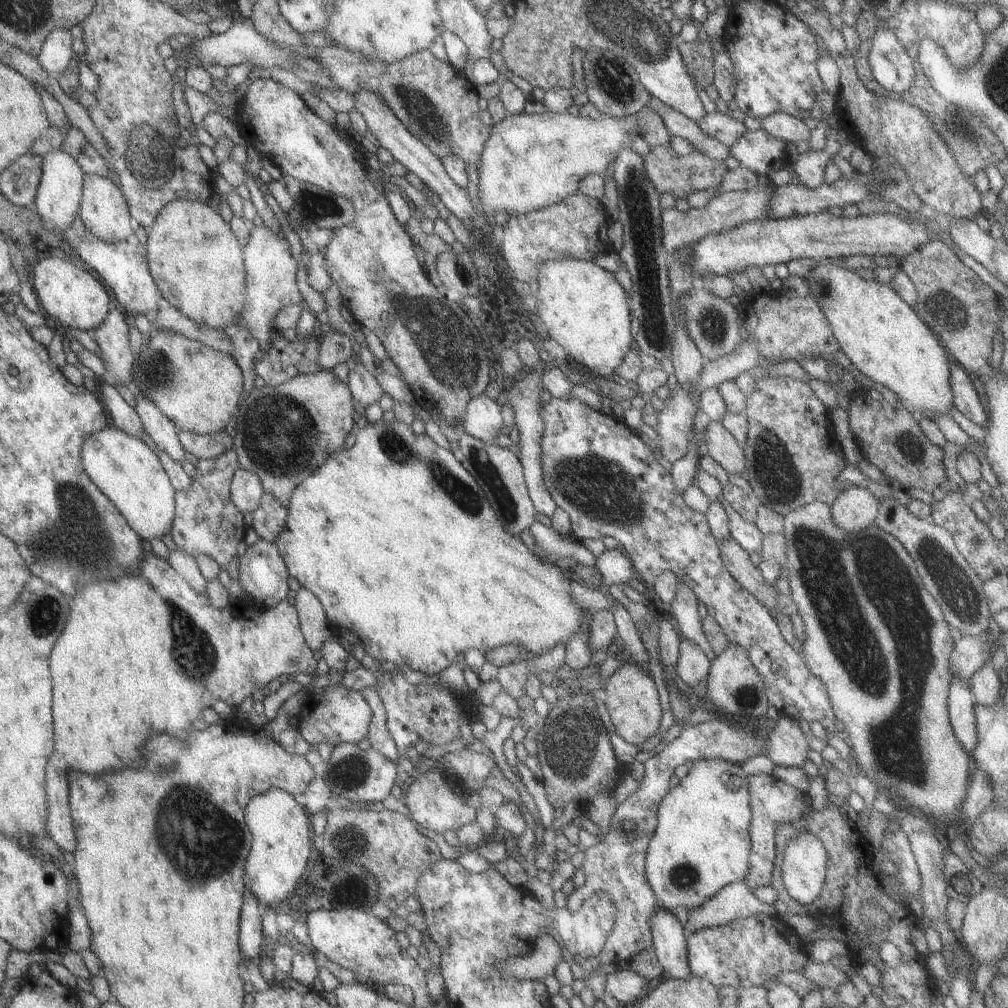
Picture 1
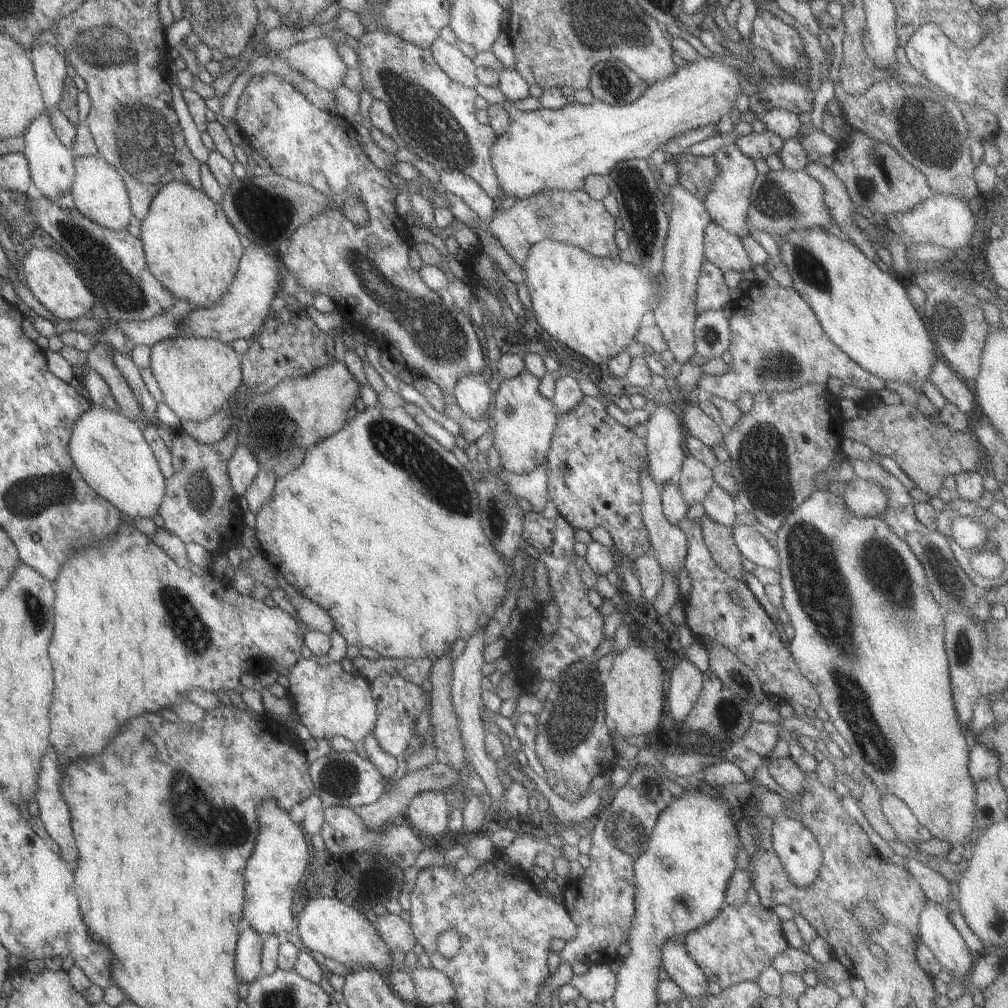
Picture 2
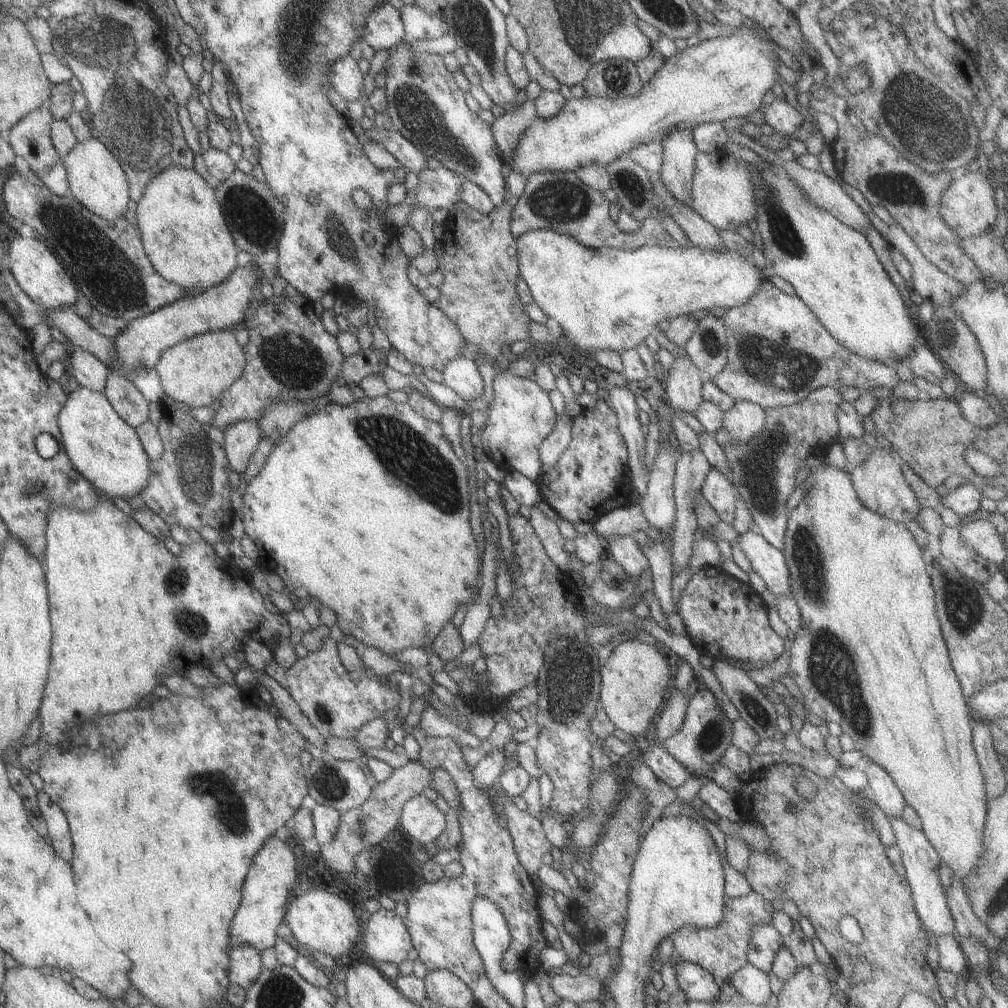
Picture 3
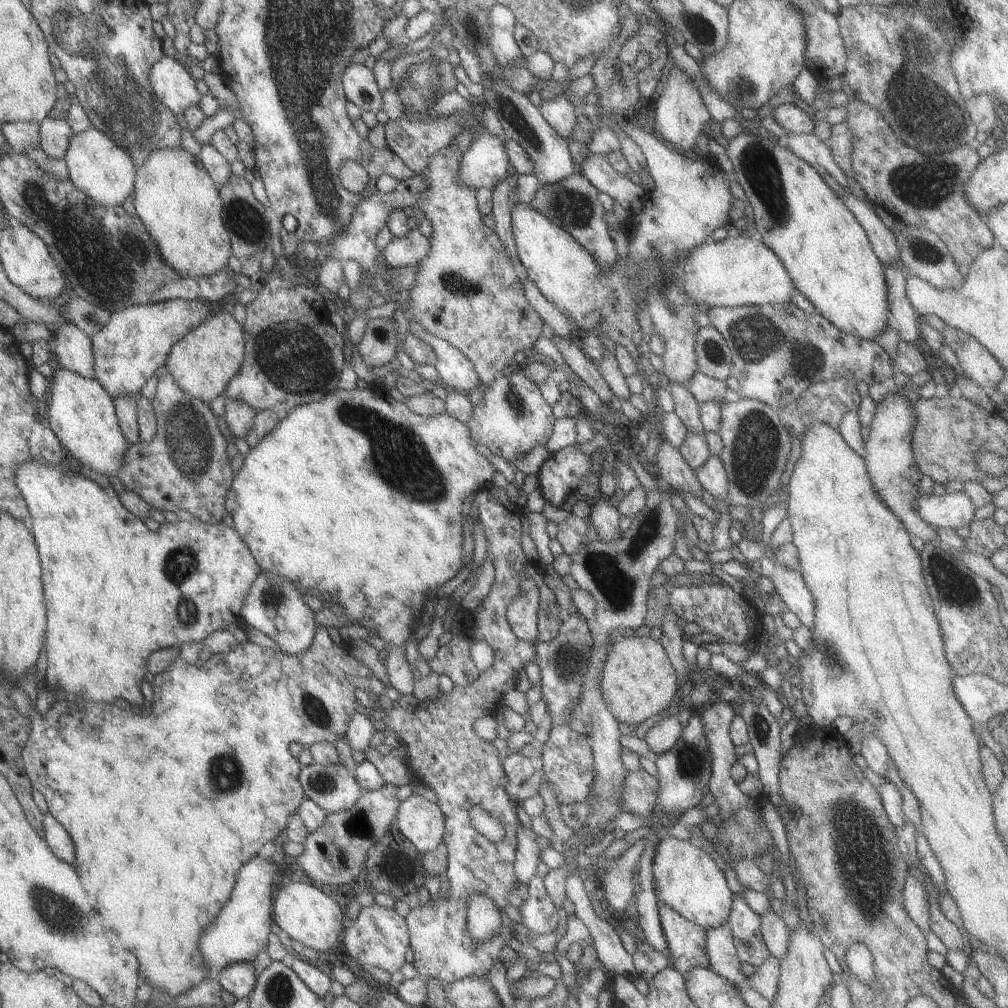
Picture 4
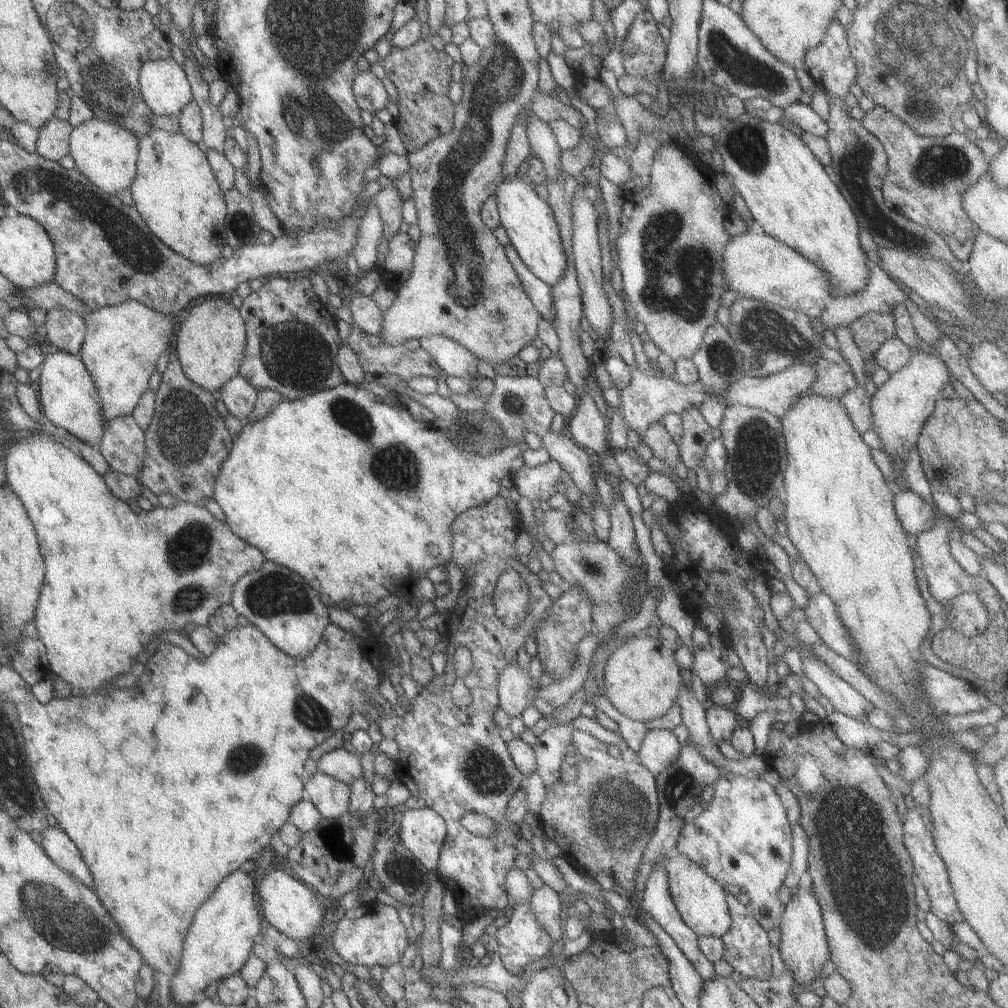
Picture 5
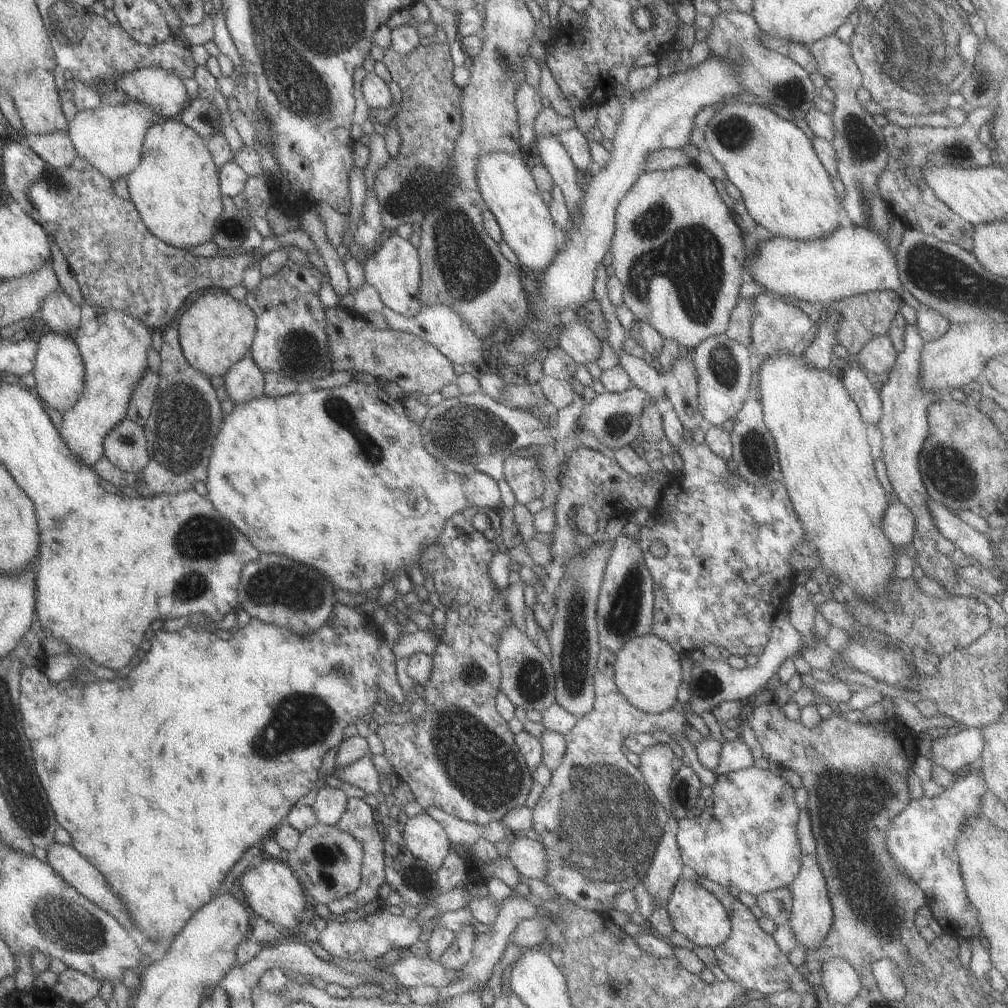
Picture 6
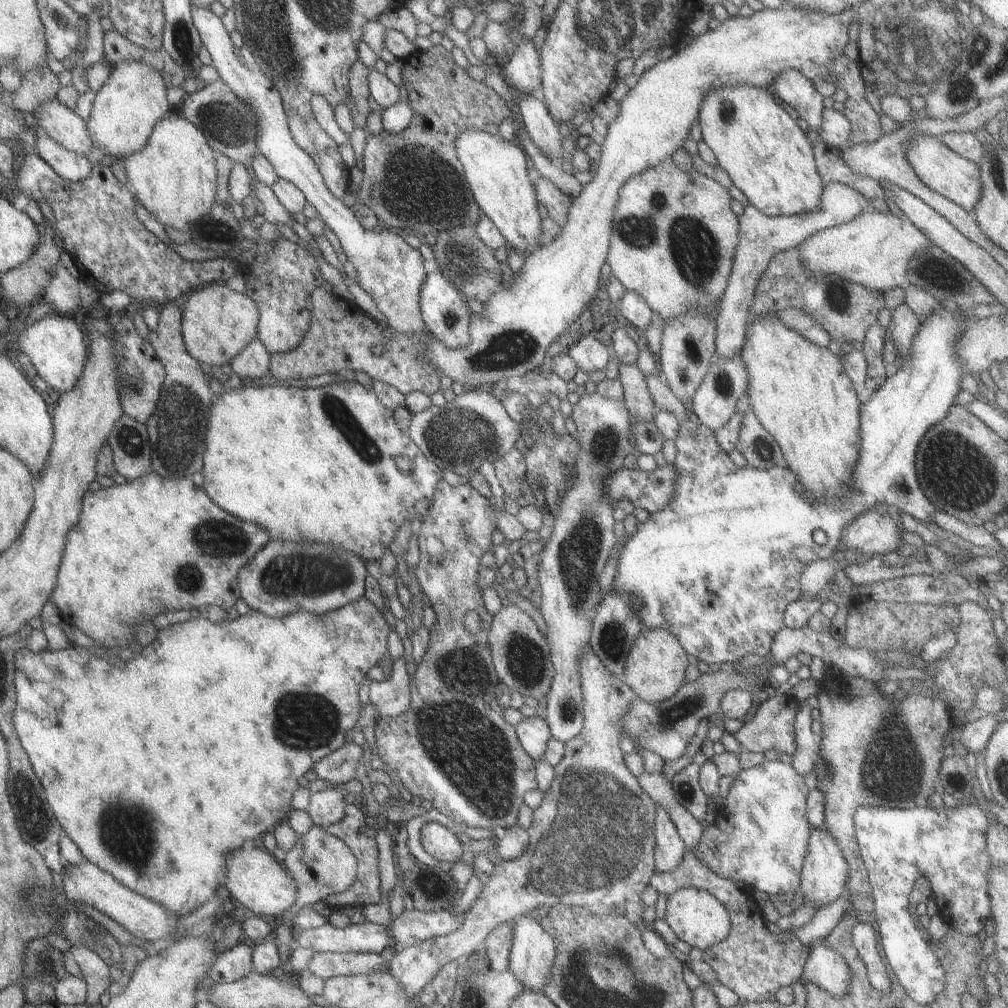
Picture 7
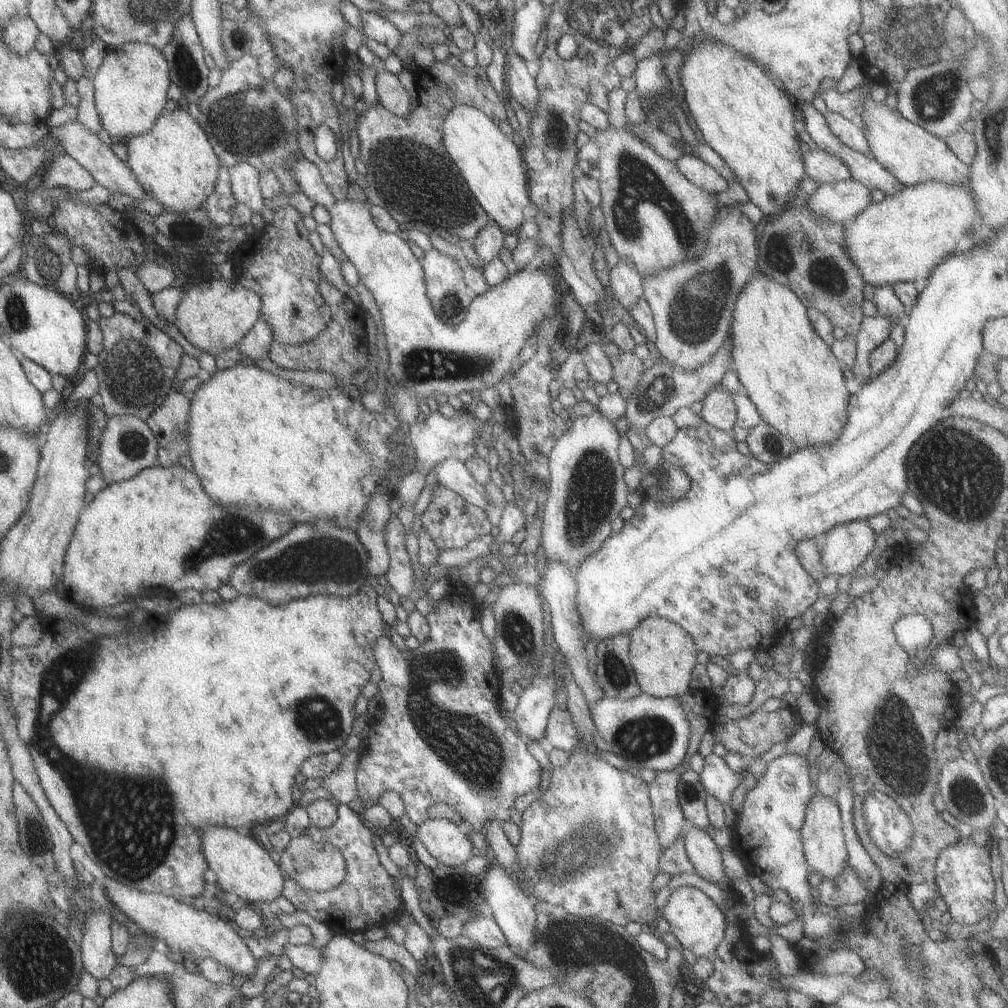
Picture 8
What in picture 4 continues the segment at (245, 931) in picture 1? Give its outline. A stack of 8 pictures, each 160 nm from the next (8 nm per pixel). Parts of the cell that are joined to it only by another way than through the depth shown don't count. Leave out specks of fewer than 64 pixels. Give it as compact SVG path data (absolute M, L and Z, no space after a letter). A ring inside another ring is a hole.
M249 962L229 964L213 976L221 990L225 990L236 999L247 997L253 989L256 975Z

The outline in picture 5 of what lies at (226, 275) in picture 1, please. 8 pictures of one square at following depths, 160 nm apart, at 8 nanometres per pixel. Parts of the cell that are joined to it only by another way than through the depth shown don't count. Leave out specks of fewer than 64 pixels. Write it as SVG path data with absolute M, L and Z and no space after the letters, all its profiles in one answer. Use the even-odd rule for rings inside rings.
M151 129L148 134L145 134L138 140L136 172L131 184L129 184L128 190L132 199L132 206L139 214L144 226L147 228L148 232L152 236L155 236L155 238L157 238L157 240L159 240L164 246L167 246L167 248L173 250L176 254L185 256L189 262L201 264L202 266L207 266L211 260L216 260L221 256L221 250L223 250L222 233L226 216L225 202L223 200L223 193L219 189L219 186L215 181L215 176L209 167L209 162L207 162L207 158L205 158L205 152L199 148L197 143L190 142L179 133L175 134L172 132L166 132L165 130Z

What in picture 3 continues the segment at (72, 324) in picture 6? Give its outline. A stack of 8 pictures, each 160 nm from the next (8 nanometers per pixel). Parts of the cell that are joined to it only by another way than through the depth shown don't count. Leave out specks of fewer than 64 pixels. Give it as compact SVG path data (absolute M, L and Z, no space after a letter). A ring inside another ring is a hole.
M72 346L69 349L68 372L73 375L79 387L102 393L104 382L110 373L100 360L81 347Z

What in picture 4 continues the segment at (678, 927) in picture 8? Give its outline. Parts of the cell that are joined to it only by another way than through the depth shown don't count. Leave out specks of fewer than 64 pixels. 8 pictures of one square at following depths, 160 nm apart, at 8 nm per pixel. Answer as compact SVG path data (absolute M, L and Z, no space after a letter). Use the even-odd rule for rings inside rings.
M665 836L661 842L657 842L651 876L656 903L665 904L666 908L671 908L697 927L703 930L717 928L728 918L733 892L729 890L727 880L715 862L689 840Z

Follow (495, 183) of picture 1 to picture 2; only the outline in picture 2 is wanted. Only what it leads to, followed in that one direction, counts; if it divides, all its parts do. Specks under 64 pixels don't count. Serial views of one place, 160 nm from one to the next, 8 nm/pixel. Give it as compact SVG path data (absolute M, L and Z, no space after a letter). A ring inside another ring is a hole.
M698 47L698 56L693 61L683 60L683 66L675 66L671 76L649 84L629 104L606 104L593 100L589 103L565 104L559 109L538 109L521 112L509 106L507 100L501 105L510 115L505 132L496 138L489 150L491 166L497 184L505 196L521 199L541 190L578 190L588 175L606 176L619 162L628 159L646 159L651 153L675 136L701 128L705 124L718 124L721 117L729 115L735 107L739 92L751 95L751 88L745 83L741 70L713 59L713 53Z

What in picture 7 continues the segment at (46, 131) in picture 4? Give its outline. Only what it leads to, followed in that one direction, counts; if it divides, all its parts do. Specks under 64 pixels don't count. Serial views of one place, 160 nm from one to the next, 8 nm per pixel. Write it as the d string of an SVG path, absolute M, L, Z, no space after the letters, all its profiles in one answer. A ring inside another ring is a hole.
M38 134L34 140L35 154L66 181L78 181L88 176L92 164L85 156L63 148L47 135Z

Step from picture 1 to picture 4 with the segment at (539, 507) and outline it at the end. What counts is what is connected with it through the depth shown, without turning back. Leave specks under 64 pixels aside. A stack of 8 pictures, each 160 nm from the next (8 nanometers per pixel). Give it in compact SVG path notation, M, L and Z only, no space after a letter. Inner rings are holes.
M515 372L489 382L483 397L471 410L466 426L473 443L482 444L491 454L509 461L527 454L537 444L544 444L557 413L545 403L537 385Z

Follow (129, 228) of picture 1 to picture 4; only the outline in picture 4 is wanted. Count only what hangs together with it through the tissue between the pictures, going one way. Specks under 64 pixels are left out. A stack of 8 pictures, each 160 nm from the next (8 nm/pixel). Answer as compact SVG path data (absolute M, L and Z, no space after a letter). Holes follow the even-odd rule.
M89 126L78 134L72 134L62 160L67 165L67 179L90 200L99 206L118 206L132 194L134 186L134 169L131 156L119 148L109 136L97 128Z

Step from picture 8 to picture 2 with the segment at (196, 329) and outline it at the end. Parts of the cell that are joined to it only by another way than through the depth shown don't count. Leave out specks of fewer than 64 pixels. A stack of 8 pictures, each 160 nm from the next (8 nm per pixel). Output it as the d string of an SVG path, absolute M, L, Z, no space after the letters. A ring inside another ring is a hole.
M180 337L161 339L150 346L148 366L157 387L162 393L162 402L181 420L201 422L207 420L222 407L230 404L231 397L240 381L240 355L221 340L206 337Z

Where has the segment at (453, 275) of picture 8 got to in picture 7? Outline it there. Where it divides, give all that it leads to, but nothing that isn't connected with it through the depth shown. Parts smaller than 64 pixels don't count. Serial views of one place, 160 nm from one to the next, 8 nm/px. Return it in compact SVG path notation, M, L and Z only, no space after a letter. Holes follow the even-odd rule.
M429 272L425 275L420 288L419 302L422 323L426 330L437 341L447 348L454 349L468 343L468 324L470 312L460 292L439 272Z

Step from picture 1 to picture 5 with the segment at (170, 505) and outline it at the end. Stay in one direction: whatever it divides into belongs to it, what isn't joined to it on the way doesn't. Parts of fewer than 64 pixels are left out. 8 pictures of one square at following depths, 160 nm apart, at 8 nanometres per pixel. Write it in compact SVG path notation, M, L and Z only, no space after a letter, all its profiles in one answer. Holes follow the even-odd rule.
M45 347L44 358L37 366L39 380L34 384L42 414L56 428L61 428L81 442L96 448L106 422L101 416L97 392L85 366L77 355Z

